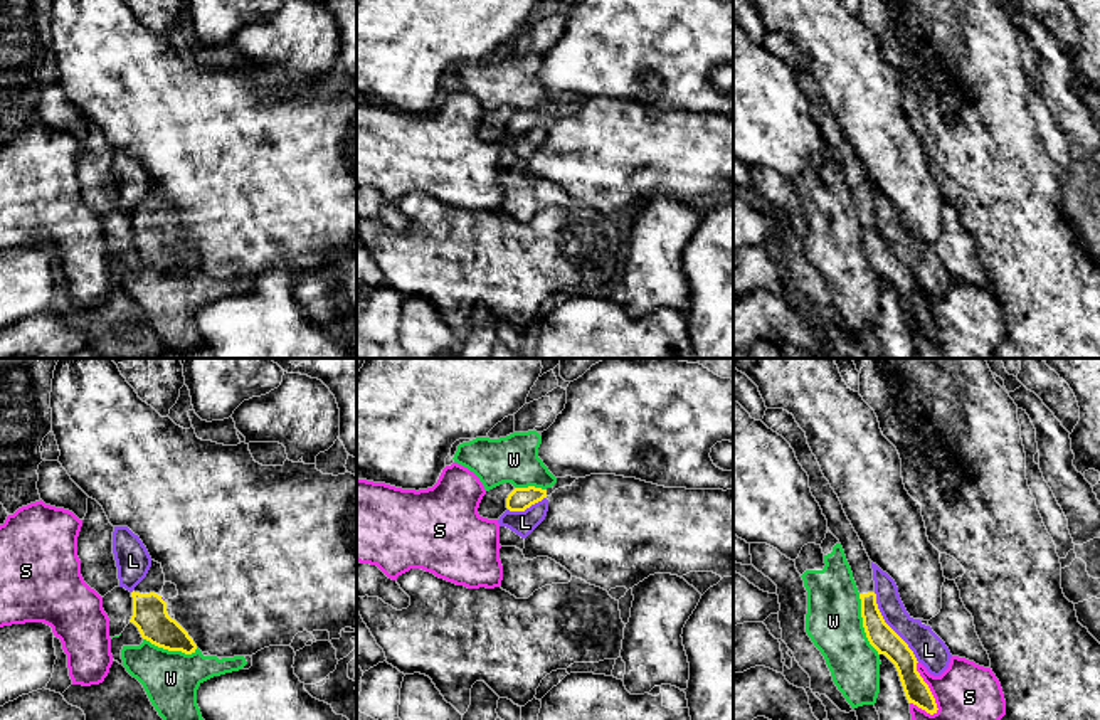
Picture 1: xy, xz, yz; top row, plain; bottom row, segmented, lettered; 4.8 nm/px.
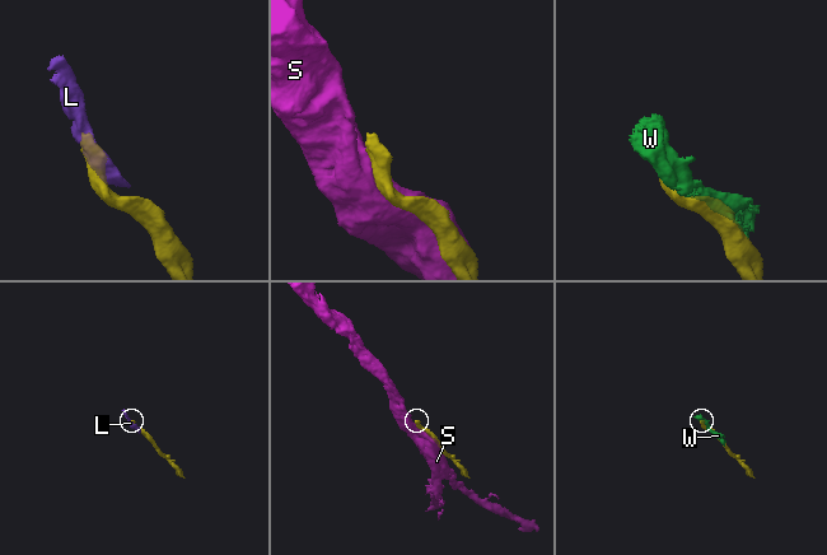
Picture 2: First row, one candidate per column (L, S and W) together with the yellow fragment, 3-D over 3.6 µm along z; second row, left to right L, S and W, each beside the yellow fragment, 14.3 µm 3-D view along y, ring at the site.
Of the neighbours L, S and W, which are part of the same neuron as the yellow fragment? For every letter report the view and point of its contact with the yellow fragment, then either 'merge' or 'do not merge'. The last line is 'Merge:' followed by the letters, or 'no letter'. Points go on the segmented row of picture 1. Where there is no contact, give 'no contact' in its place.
L: contact yz (890, 628); do not merge
S: contact yz (929, 688); do not merge
W: contact yz (863, 624); do not merge
Merge: no letter

